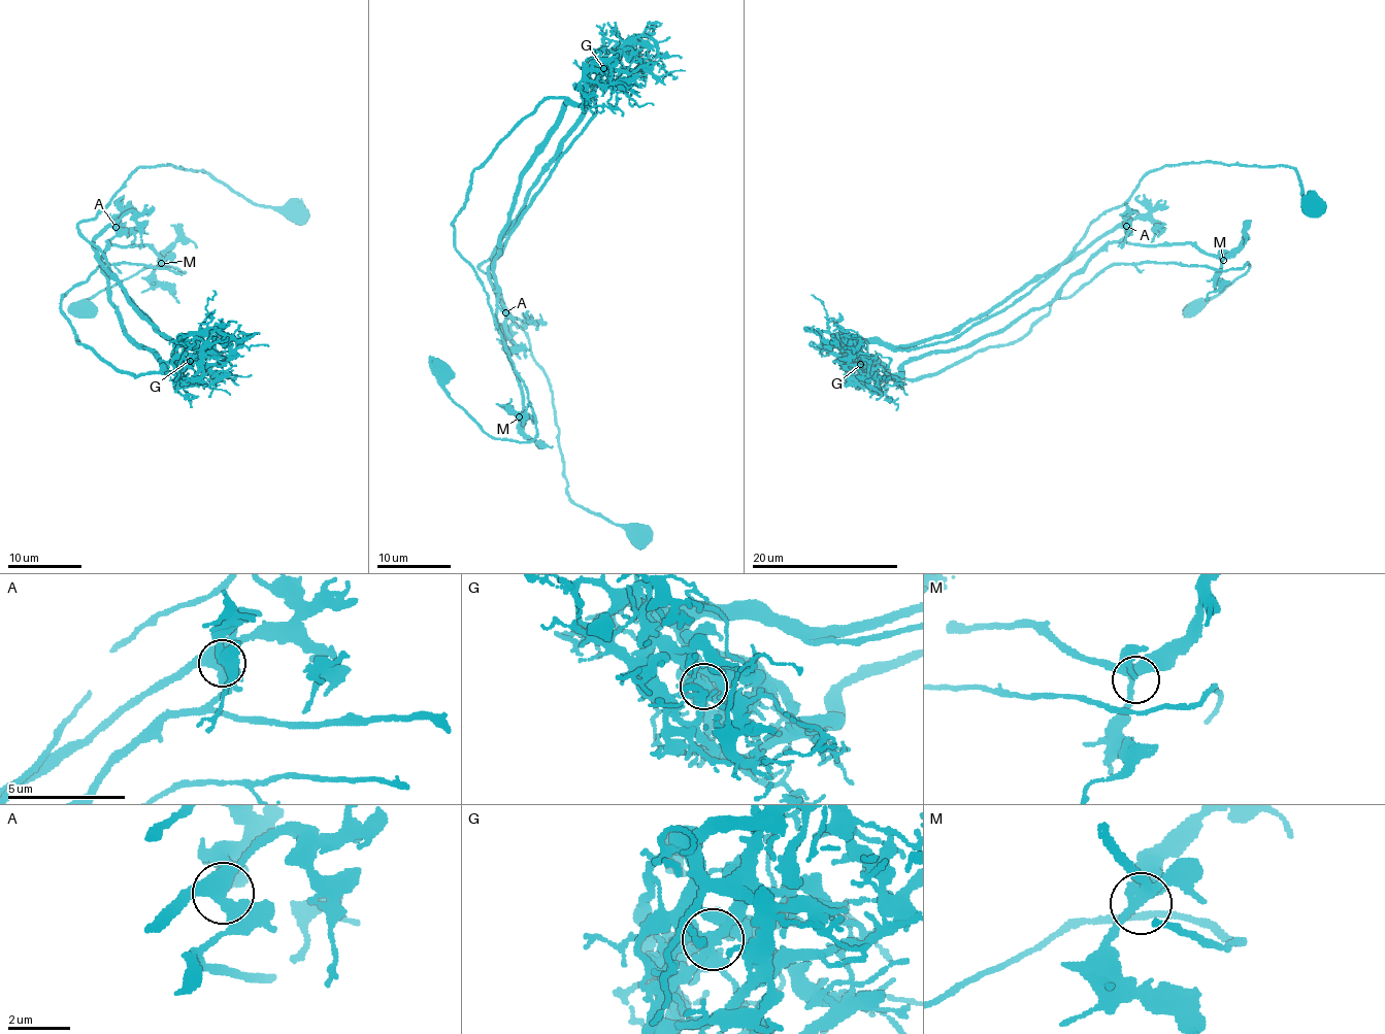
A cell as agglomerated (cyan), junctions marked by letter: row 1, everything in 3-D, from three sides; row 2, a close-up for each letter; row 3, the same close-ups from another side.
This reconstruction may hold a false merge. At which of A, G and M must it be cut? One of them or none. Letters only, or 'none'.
G

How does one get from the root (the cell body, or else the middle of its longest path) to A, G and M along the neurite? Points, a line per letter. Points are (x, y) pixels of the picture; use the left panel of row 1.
A: (296, 213), (260, 206), (204, 171), (156, 165), (132, 171), (77, 229), (97, 249), (96, 237), (116, 227)
G: (296, 213), (260, 206), (204, 171), (156, 165), (136, 168), (78, 224), (154, 331), (186, 339), (189, 361)
M: (296, 213), (204, 171), (139, 166), (77, 229), (97, 249), (110, 226), (110, 243), (147, 246), (161, 263)

